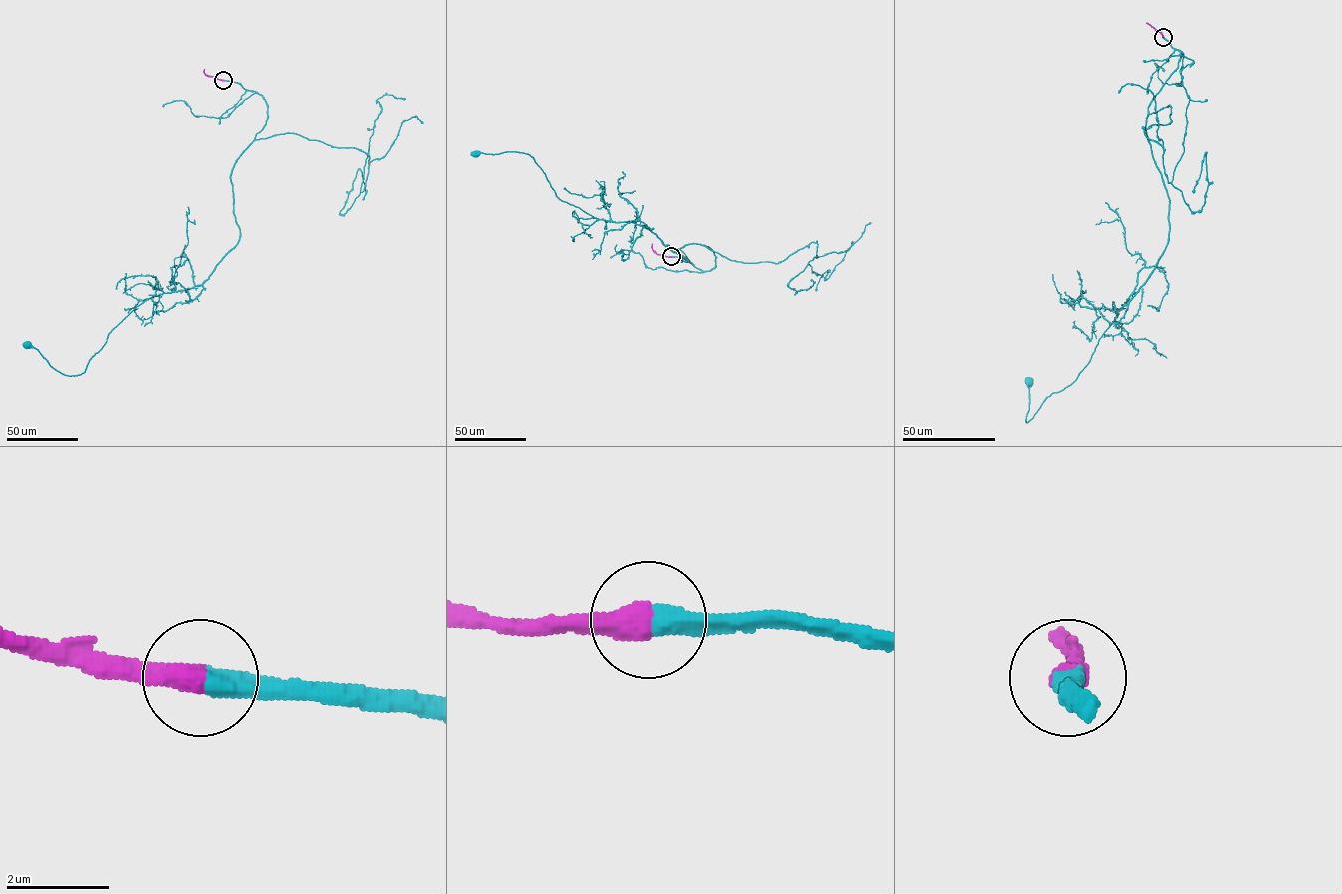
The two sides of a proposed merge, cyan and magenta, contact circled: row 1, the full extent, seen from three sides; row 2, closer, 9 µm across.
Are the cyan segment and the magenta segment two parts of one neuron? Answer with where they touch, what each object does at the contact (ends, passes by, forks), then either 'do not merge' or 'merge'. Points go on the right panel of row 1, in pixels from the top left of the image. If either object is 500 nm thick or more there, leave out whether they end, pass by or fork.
(1163, 37) | merge

